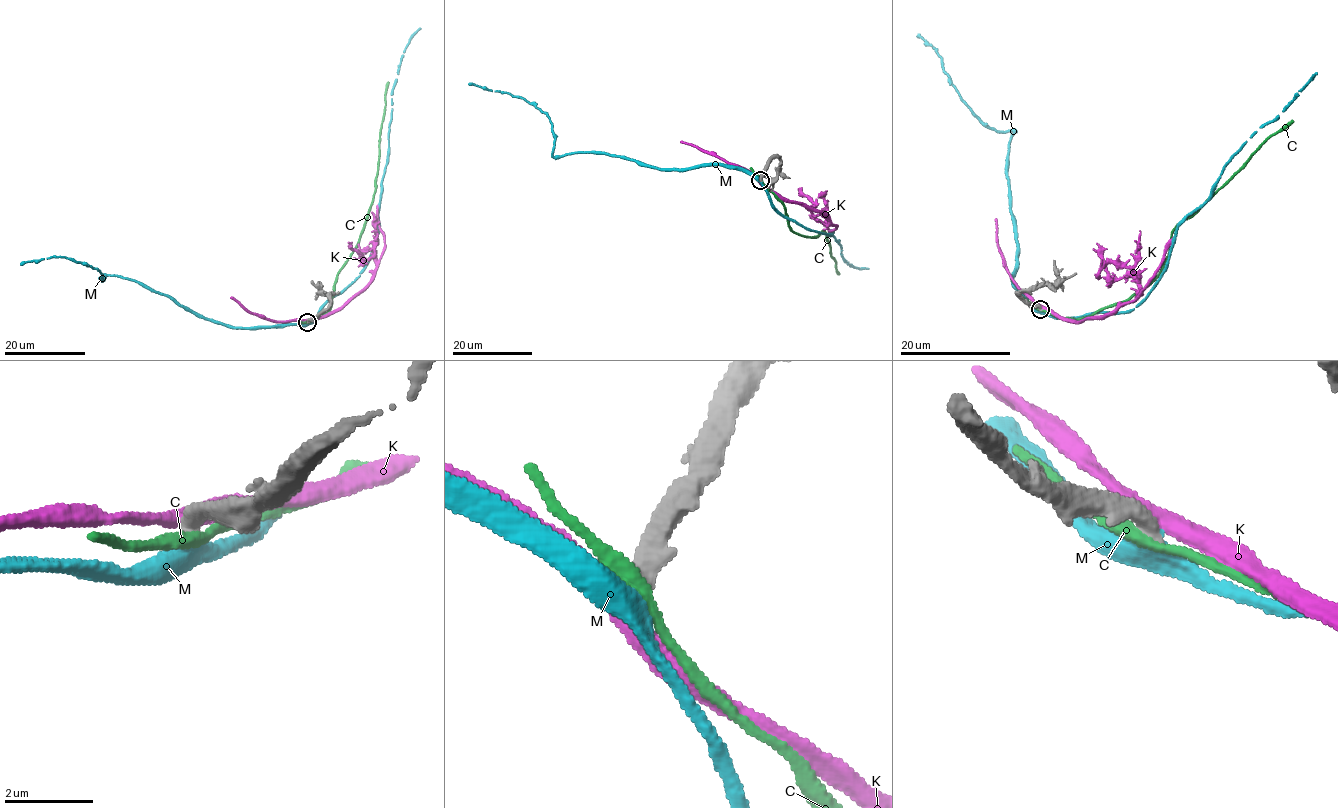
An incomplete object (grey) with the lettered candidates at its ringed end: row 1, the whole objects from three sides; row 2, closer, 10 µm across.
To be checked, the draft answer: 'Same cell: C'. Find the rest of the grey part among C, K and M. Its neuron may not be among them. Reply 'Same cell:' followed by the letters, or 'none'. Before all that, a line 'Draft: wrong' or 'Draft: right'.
Draft: wrong
Same cell: M

